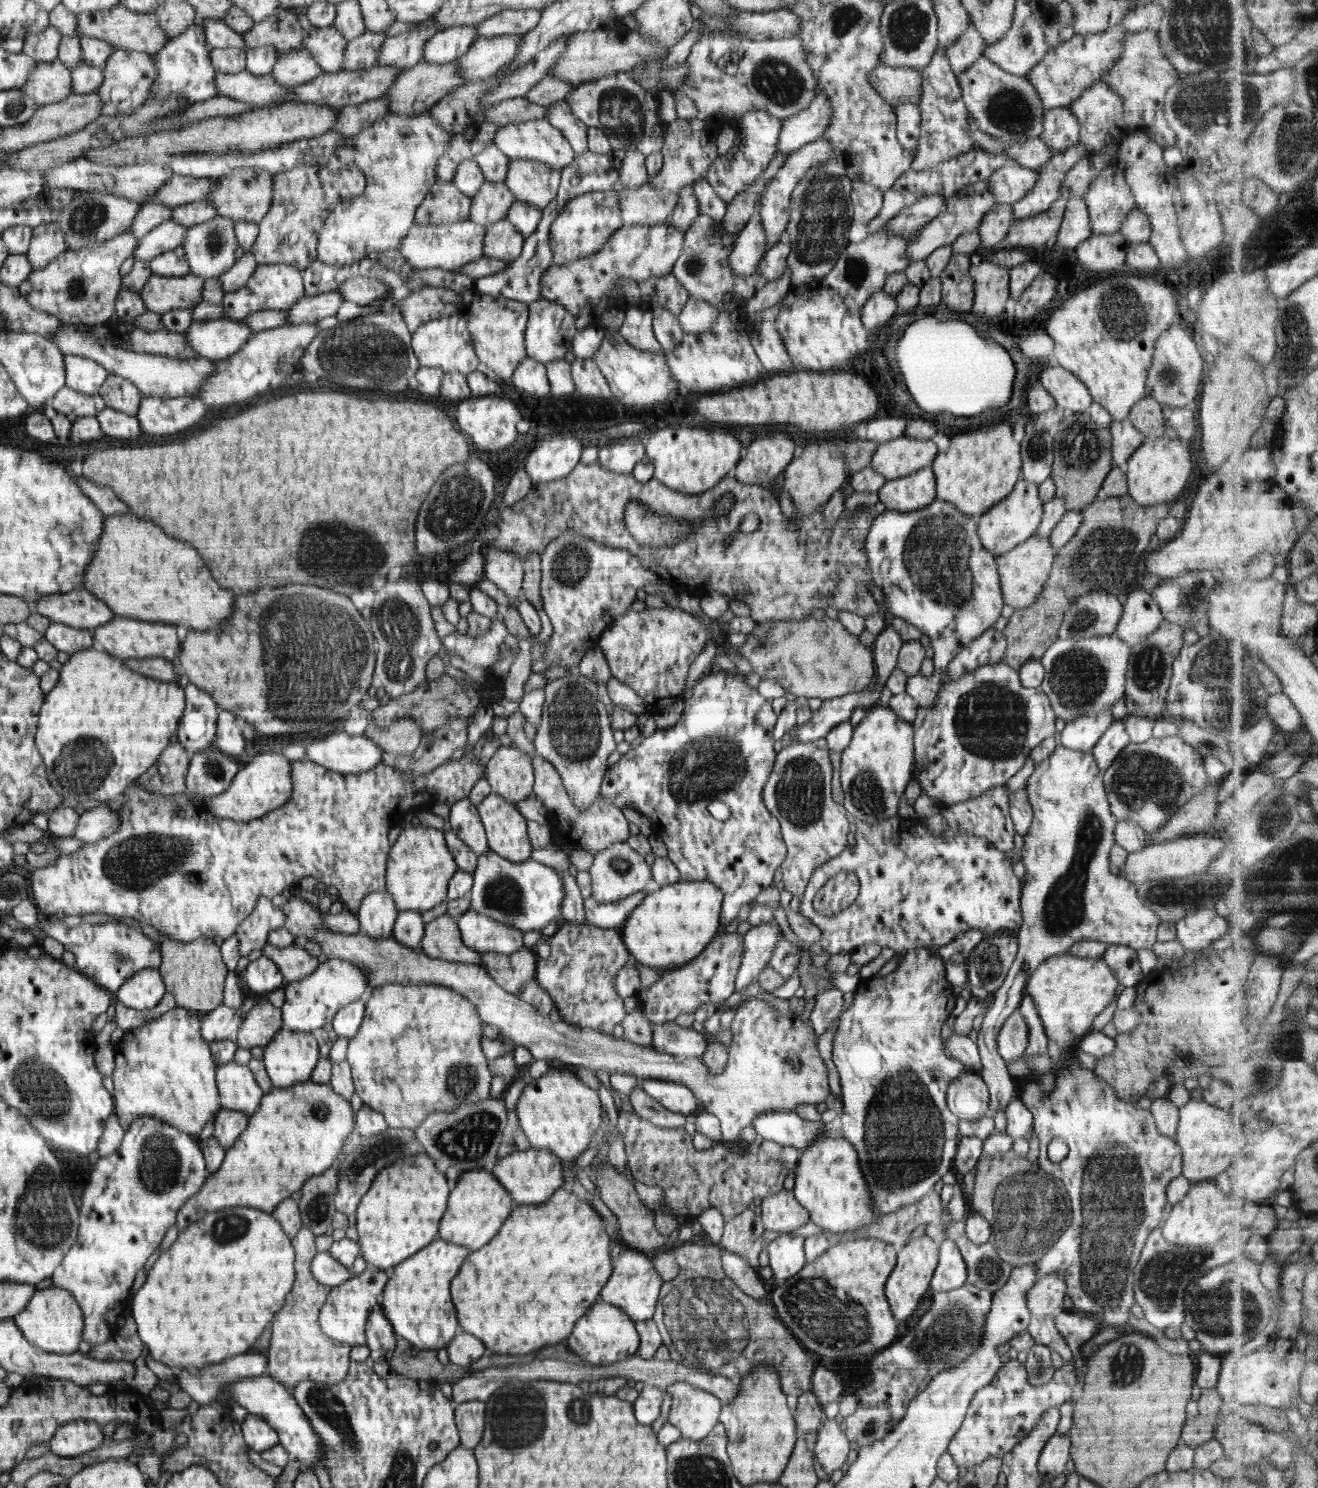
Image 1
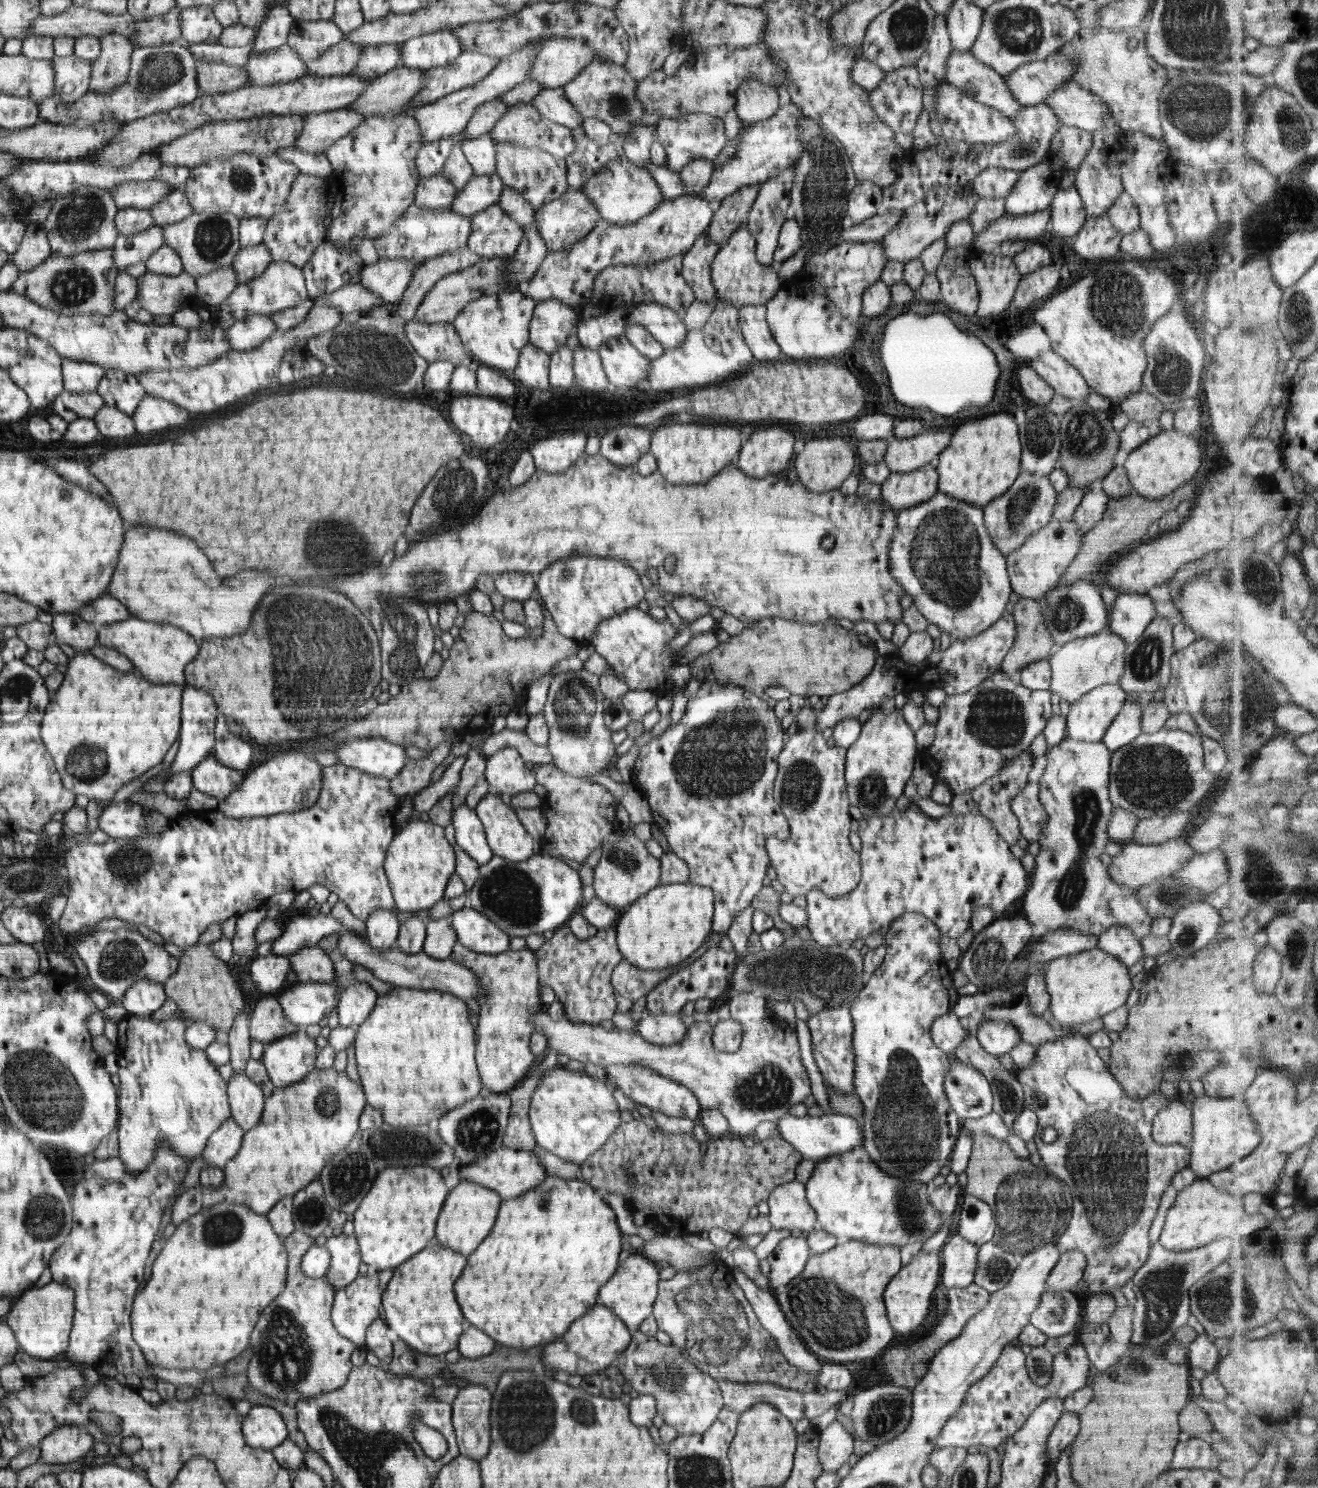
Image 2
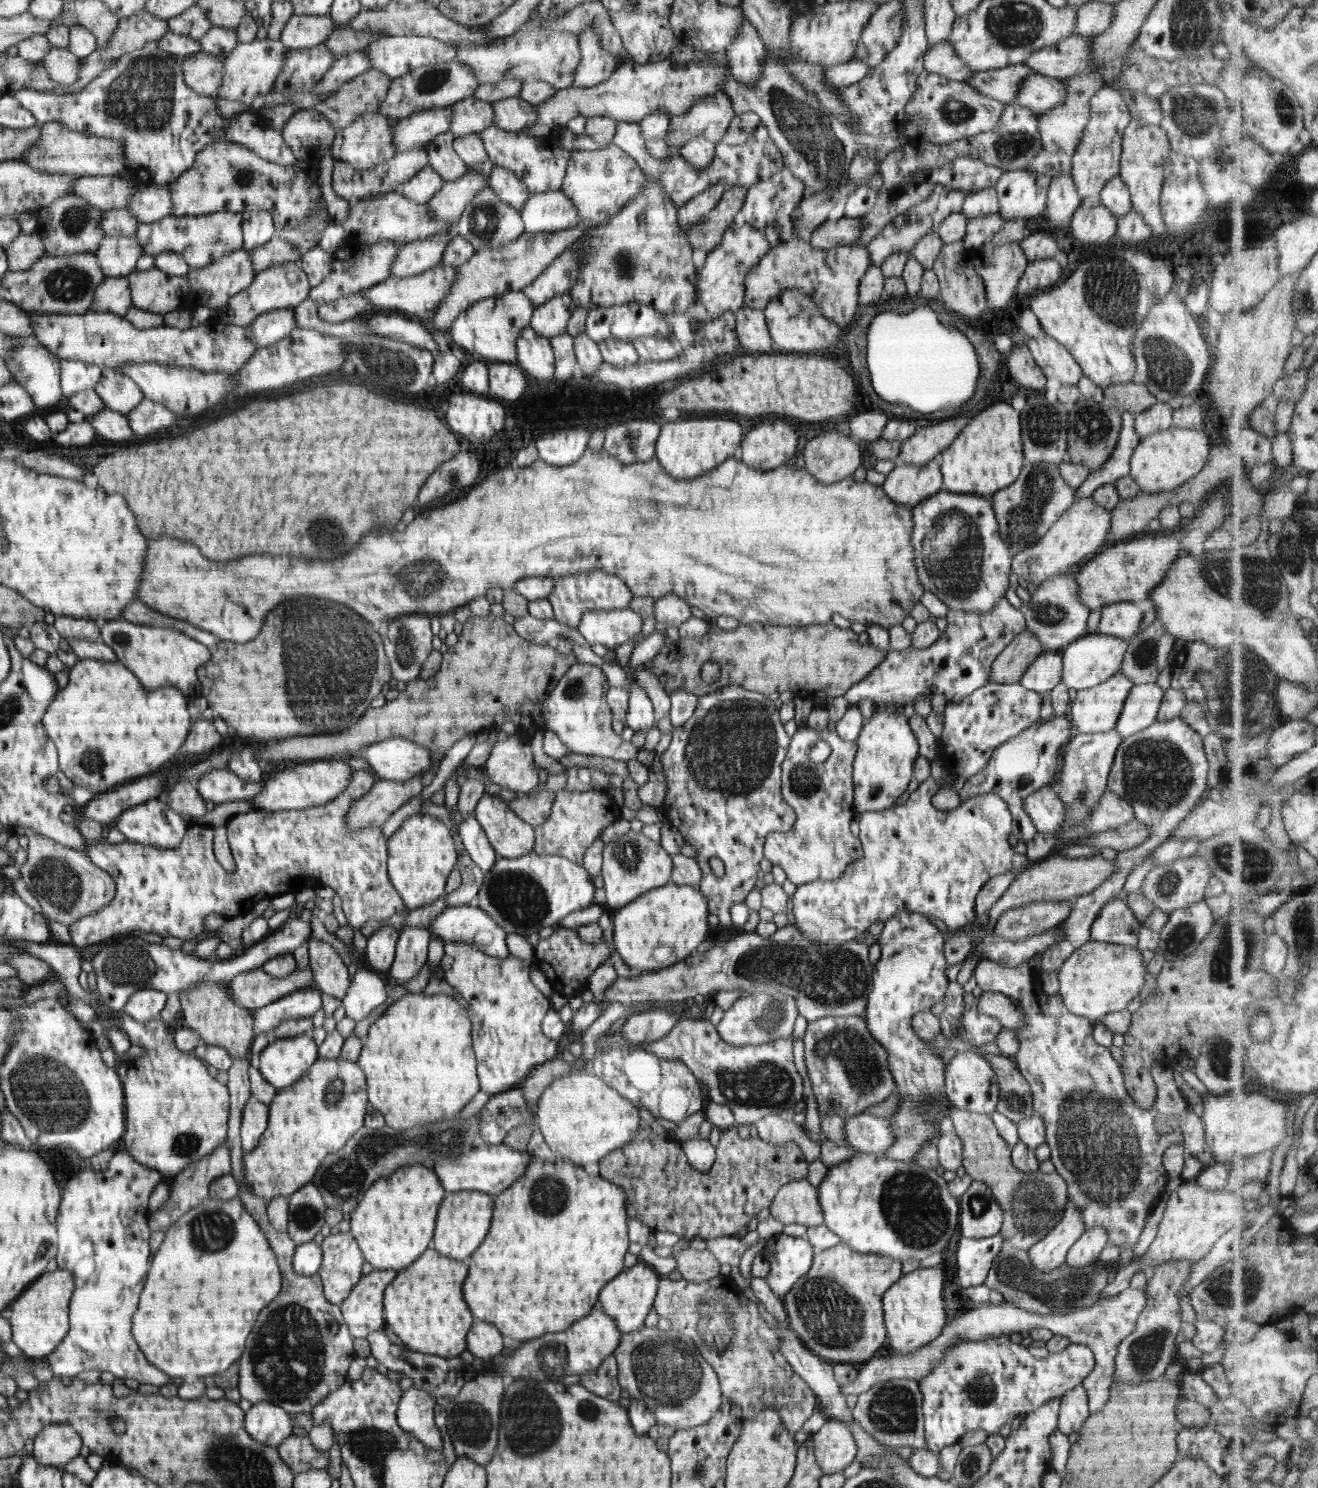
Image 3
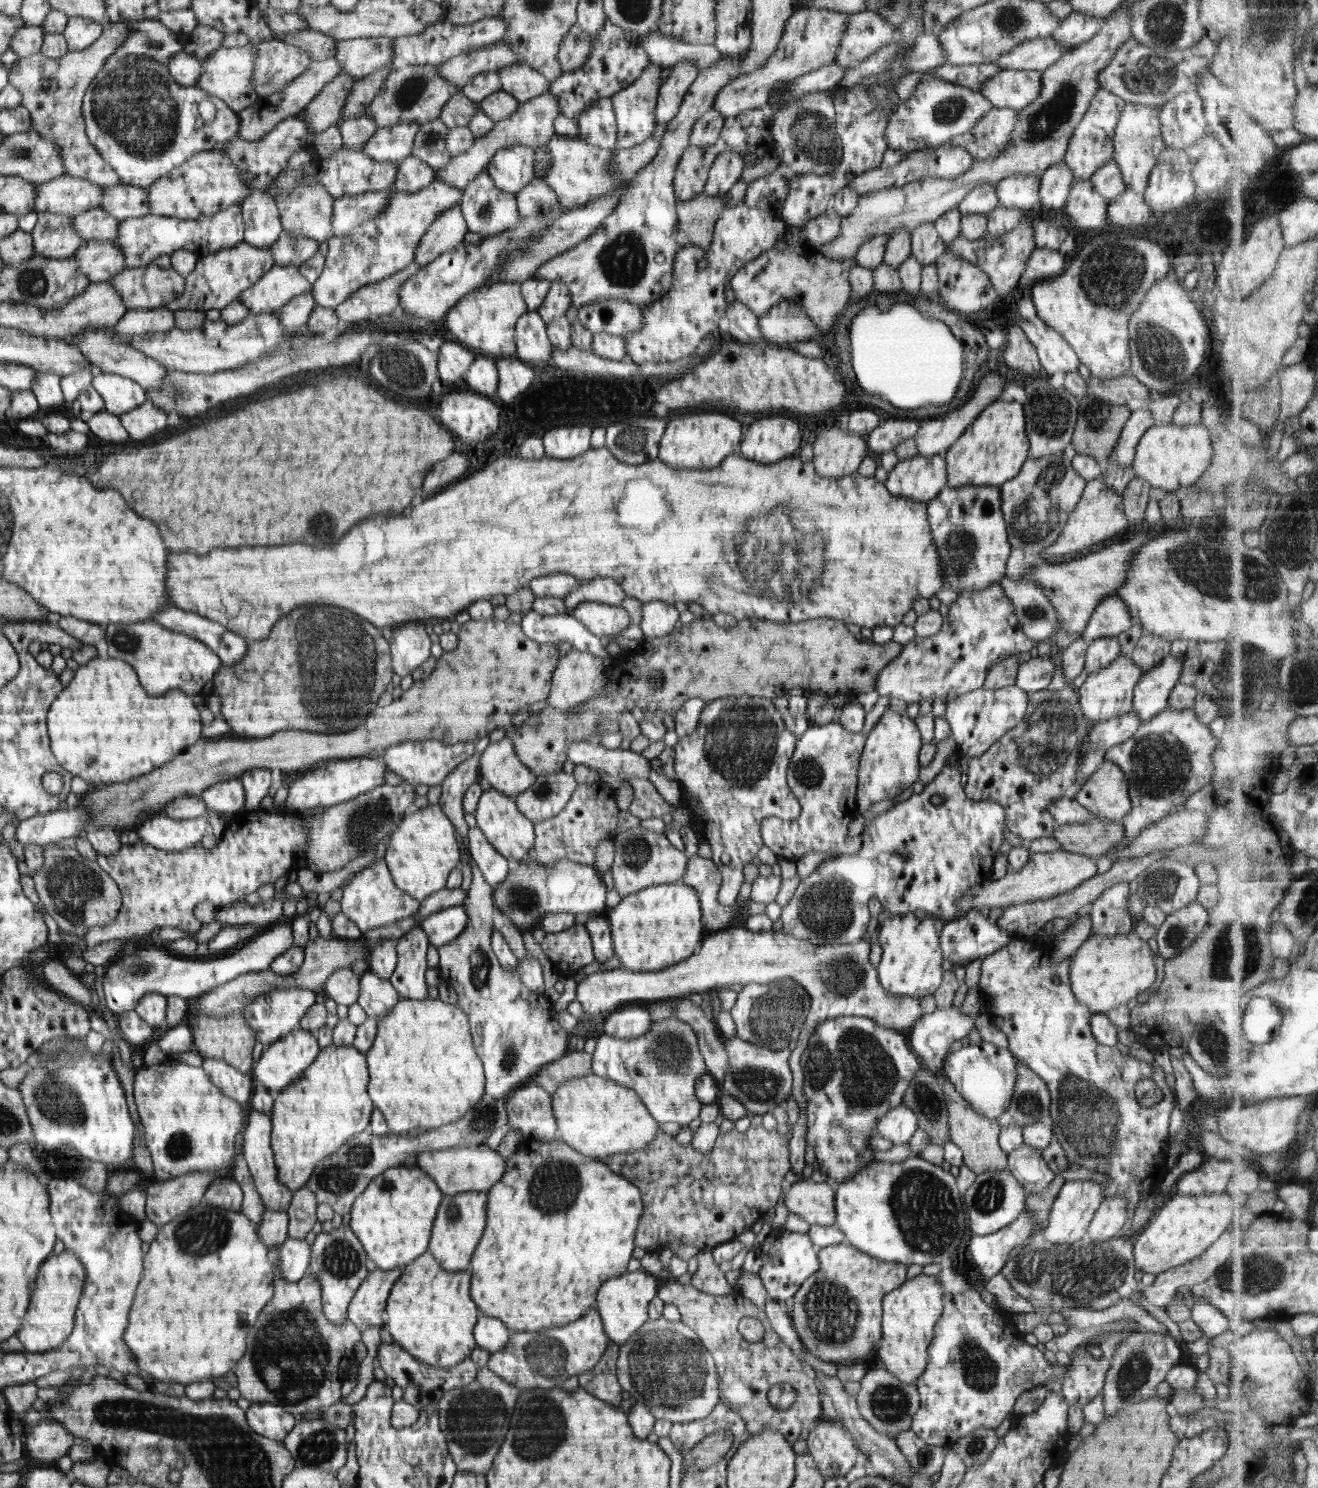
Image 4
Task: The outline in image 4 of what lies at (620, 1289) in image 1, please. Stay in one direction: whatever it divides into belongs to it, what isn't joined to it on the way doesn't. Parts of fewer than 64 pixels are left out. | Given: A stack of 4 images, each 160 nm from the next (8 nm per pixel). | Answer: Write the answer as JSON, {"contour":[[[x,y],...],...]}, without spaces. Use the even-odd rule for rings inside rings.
{"contour":[[[642,1268],[603,1282],[598,1289],[597,1302],[594,1306],[601,1316],[604,1332],[609,1341],[616,1342],[621,1346],[642,1328],[642,1325],[649,1319],[647,1313],[649,1302],[657,1295],[657,1292],[656,1275],[644,1271]]]}

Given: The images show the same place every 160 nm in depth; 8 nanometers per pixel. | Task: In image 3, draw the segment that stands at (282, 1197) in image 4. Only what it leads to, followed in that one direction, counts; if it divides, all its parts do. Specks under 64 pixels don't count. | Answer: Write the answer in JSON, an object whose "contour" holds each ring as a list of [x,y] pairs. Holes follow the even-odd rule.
{"contour":[[[254,1095],[248,1098],[242,1109],[240,1139],[244,1153],[258,1146],[269,1119],[269,1105],[261,1103]]]}

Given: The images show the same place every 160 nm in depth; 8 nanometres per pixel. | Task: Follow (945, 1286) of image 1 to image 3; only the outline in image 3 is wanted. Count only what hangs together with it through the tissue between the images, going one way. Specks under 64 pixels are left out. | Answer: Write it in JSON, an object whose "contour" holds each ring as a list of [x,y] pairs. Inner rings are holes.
{"contour":[[[1001,1234],[986,1238],[961,1237],[956,1250],[959,1286],[967,1289],[984,1284],[993,1260],[1004,1244]]]}

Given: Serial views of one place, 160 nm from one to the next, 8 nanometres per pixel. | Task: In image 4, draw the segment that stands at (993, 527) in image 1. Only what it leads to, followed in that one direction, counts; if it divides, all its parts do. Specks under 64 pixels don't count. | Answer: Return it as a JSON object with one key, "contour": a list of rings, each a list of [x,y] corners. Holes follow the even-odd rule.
{"contour":[[[1062,452],[1038,459],[1028,458],[1015,478],[999,486],[1001,511],[1011,549],[1022,549],[1026,562],[1030,562],[1050,548],[1058,540],[1068,515],[1076,508],[1085,484]]]}

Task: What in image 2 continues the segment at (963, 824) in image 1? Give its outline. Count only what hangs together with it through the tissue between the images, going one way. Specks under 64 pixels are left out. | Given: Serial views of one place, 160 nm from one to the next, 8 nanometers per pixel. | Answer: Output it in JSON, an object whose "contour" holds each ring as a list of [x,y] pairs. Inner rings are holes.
{"contour":[[[1029,750],[1019,754],[1017,758],[1009,760],[1005,766],[1000,769],[998,774],[983,782],[980,786],[964,792],[964,794],[954,794],[951,800],[951,812],[956,814],[970,814],[979,812],[990,819],[992,826],[999,832],[999,835],[1009,844],[1018,842],[1021,836],[1019,829],[1019,820],[1012,812],[1011,800],[1026,786],[1028,782],[1028,773],[1032,770],[1032,755]]]}

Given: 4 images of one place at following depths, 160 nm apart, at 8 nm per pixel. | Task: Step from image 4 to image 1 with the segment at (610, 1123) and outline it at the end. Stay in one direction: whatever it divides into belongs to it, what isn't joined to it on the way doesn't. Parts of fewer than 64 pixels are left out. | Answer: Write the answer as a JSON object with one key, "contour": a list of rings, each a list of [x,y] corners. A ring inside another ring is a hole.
{"contour":[[[552,1068],[544,1076],[528,1081],[515,1105],[515,1111],[522,1132],[528,1138],[532,1148],[542,1151],[549,1149],[558,1160],[571,1162],[572,1158],[580,1156],[588,1148],[590,1142],[595,1139],[595,1134],[600,1133],[600,1124],[602,1124],[602,1109],[600,1107],[597,1091],[586,1086],[577,1077],[573,1069],[560,1070]]]}

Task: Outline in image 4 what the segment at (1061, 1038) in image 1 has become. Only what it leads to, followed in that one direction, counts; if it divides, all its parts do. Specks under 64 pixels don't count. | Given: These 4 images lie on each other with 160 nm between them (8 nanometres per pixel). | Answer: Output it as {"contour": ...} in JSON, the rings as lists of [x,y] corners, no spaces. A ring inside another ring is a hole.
{"contour":[[[1133,932],[1114,937],[1092,936],[1071,956],[1069,979],[1078,1003],[1091,1014],[1127,1005],[1134,998],[1141,998],[1156,982],[1154,954],[1148,942],[1138,939]]]}

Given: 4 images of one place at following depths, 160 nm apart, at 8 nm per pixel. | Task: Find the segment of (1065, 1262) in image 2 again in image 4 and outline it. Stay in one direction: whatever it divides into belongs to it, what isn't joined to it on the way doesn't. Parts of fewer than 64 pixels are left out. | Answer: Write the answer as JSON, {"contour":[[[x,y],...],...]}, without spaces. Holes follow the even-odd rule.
{"contour":[[[1110,1196],[1101,1202],[1091,1220],[1085,1238],[1104,1242],[1117,1236],[1127,1219],[1127,1202],[1121,1196]]]}

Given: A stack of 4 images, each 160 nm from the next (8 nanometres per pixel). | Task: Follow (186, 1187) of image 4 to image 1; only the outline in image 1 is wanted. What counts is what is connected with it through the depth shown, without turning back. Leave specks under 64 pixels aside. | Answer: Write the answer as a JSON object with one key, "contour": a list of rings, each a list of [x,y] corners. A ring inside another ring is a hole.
{"contour":[[[222,1108],[215,1118],[212,1137],[226,1150],[236,1142],[239,1134],[245,1131],[248,1121],[249,1114]]]}

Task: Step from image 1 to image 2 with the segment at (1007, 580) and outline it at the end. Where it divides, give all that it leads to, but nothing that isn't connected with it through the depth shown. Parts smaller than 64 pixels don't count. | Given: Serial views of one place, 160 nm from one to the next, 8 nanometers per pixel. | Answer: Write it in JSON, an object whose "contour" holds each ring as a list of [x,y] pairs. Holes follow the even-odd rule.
{"contour":[[[1073,518],[1071,520],[1052,519],[1044,528],[1037,530],[1036,533],[1025,540],[1022,546],[1014,550],[1007,557],[1007,571],[1011,582],[1011,589],[1018,596],[1040,600],[1044,594],[1058,586],[1058,582],[1062,579],[1067,566],[1078,556],[1078,552],[1082,548],[1082,542],[1084,542],[1083,536],[1085,534],[1086,532],[1079,530],[1079,526],[1073,521]]]}

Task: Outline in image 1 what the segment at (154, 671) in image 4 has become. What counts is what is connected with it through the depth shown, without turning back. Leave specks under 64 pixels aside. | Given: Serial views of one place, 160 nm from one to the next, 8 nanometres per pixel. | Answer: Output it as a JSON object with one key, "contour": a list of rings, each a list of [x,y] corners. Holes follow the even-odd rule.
{"contour":[[[116,618],[108,621],[102,626],[94,629],[94,640],[102,644],[102,648],[117,659],[128,659],[130,657],[135,659],[153,659],[163,658],[169,663],[176,664],[180,677],[177,682],[180,686],[184,686],[189,682],[180,671],[179,665],[176,663],[176,658],[180,654],[180,638],[176,634],[176,625],[170,626],[168,624],[160,624],[160,622],[140,622],[140,620],[128,620],[128,618]]]}

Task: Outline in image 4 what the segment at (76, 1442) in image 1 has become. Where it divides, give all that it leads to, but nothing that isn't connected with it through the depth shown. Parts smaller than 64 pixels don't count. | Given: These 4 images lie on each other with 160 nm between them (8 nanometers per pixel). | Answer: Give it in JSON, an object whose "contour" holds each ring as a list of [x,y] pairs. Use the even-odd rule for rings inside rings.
{"contour":[[[41,1421],[28,1430],[27,1456],[42,1461],[58,1460],[68,1455],[68,1450],[74,1446],[74,1437],[62,1424]]]}

